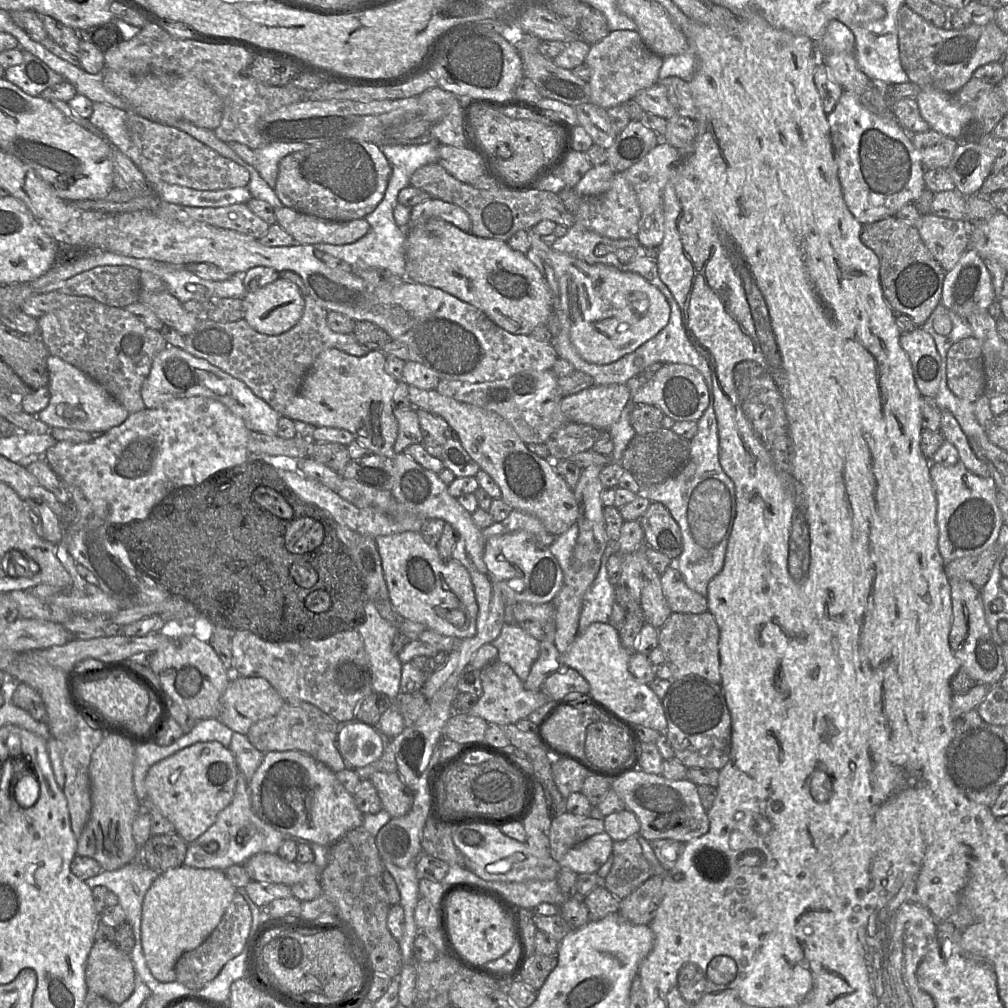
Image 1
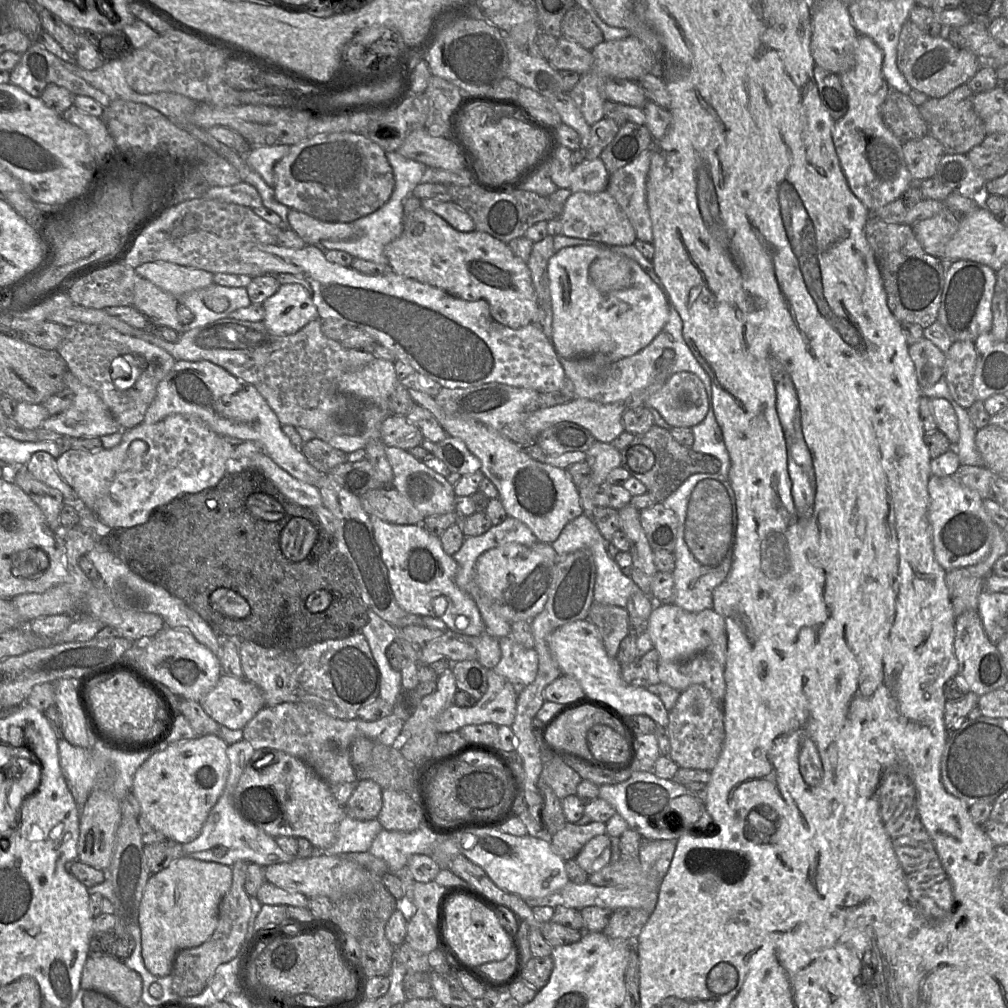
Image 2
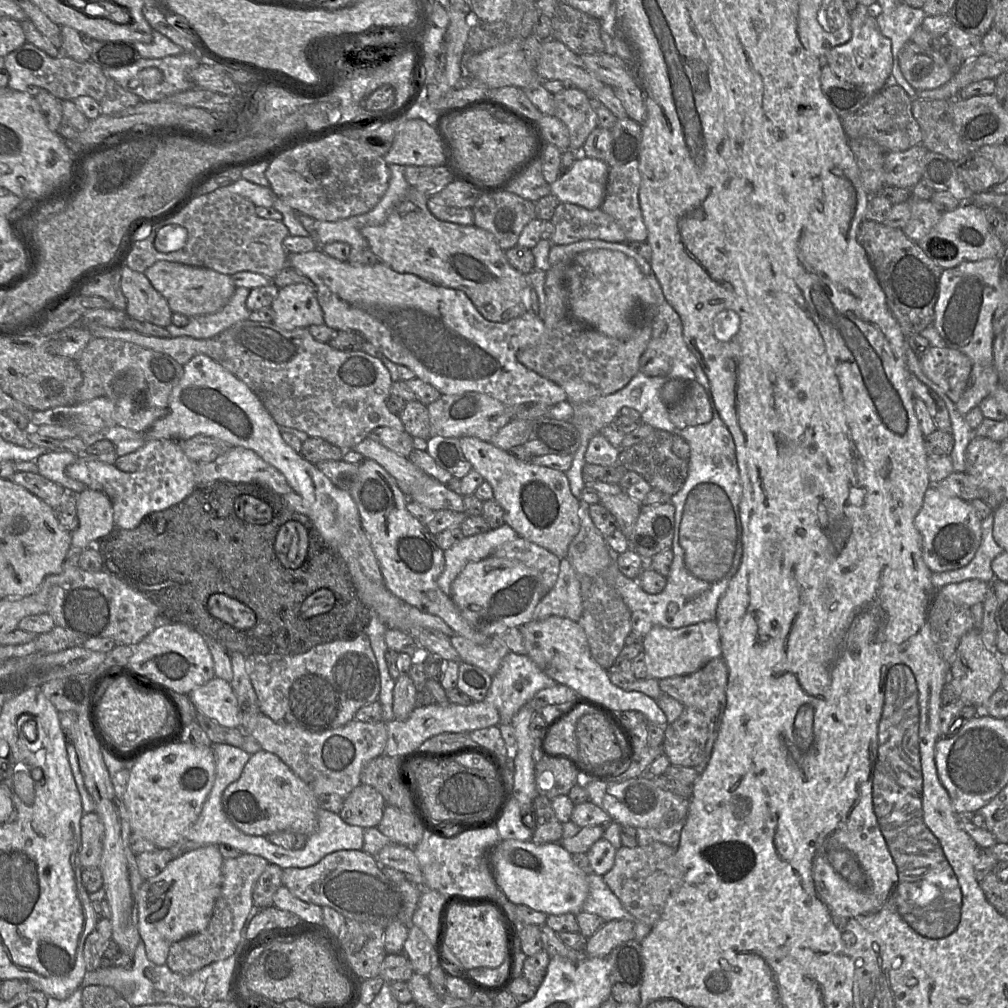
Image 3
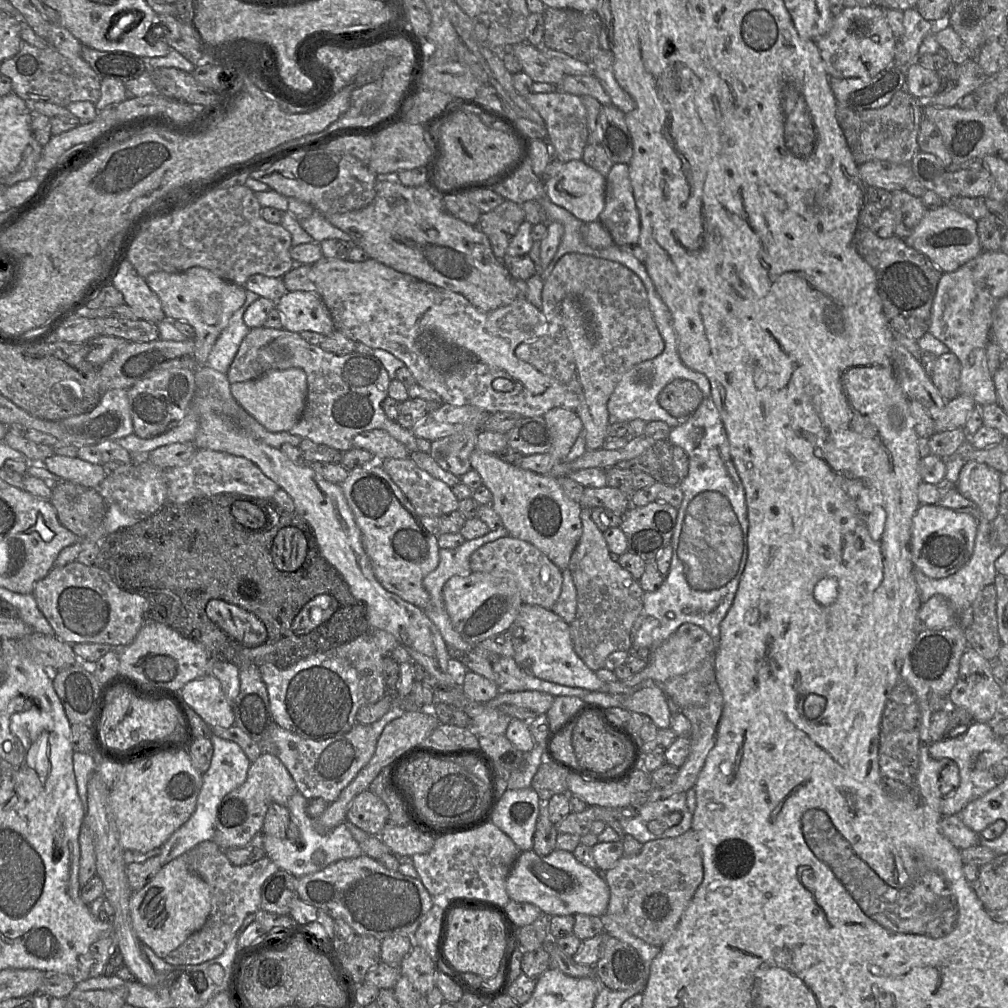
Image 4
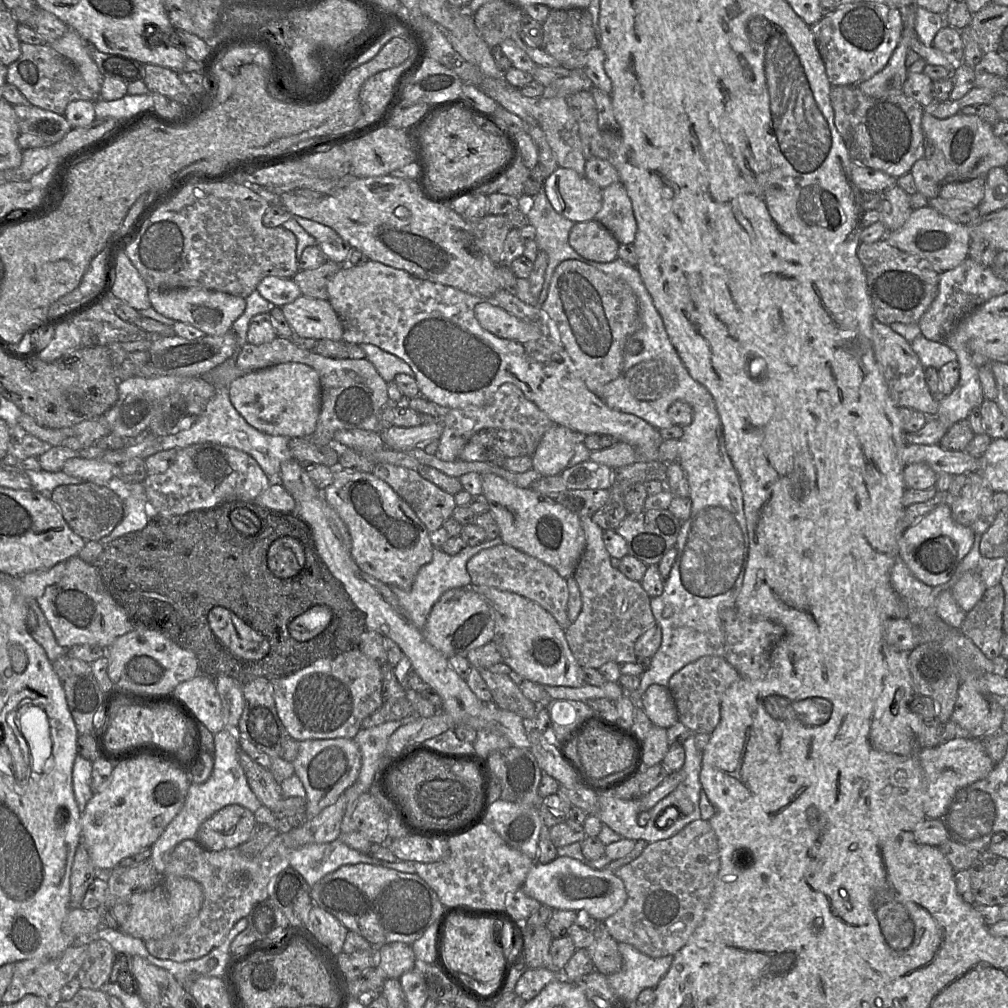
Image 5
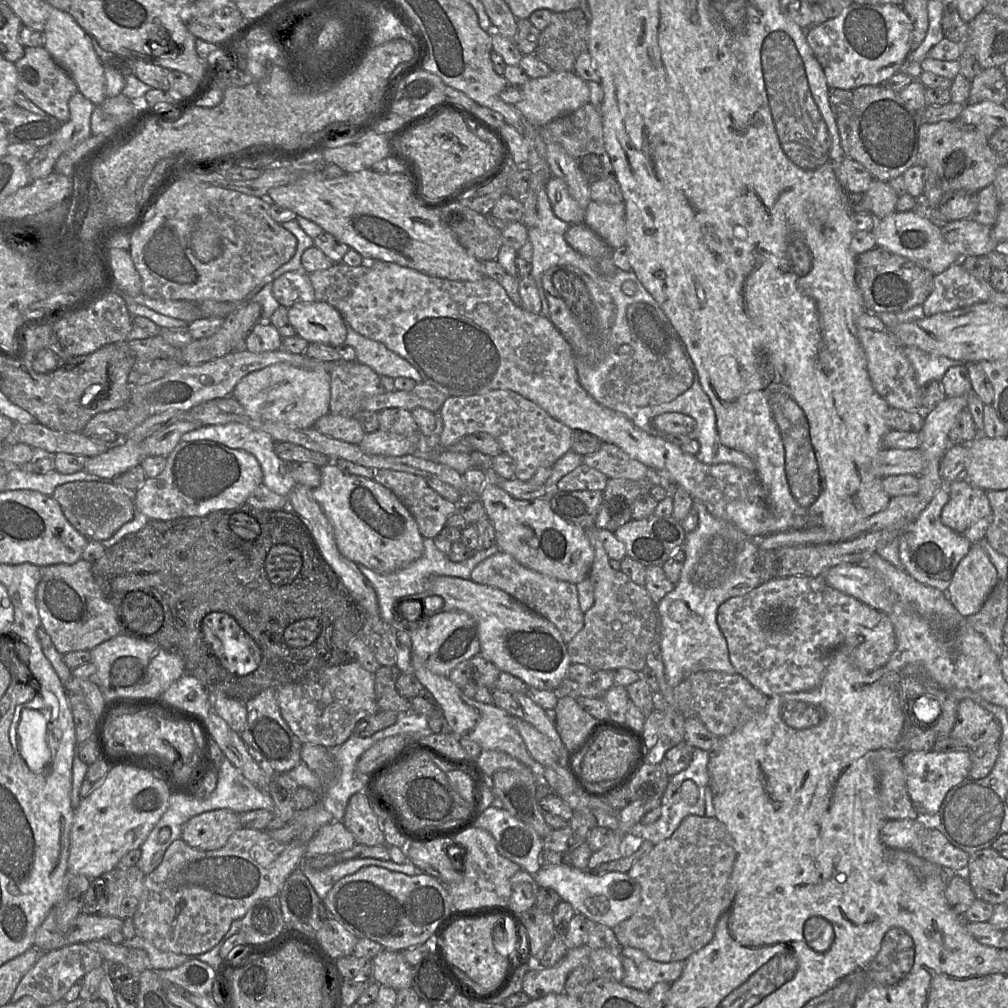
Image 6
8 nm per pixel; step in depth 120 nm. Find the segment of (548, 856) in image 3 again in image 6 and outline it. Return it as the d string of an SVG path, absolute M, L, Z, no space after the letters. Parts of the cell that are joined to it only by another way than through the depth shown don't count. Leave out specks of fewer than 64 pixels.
M558 865L541 867L533 877L539 887L555 890L561 900L572 905L576 913L610 928L630 917L641 901L639 884L624 872L592 874L590 870L580 870L572 865Z

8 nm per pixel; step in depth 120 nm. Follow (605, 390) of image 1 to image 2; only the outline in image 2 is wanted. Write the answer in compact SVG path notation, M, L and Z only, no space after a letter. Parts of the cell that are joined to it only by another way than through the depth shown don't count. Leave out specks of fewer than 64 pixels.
M575 398L568 403L537 409L527 419L526 427L530 434L537 437L540 432L556 423L572 422L587 429L596 441L611 443L624 431L622 415L626 410L624 402L602 404L584 398Z

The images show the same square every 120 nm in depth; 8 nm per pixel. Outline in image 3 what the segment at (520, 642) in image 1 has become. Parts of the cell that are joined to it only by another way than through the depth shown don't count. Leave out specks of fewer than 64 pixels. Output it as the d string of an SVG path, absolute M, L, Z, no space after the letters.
M512 651L502 659L484 701L494 706L500 716L500 724L510 724L519 709L526 705L533 696L544 688L557 682L546 675L528 655L518 655Z

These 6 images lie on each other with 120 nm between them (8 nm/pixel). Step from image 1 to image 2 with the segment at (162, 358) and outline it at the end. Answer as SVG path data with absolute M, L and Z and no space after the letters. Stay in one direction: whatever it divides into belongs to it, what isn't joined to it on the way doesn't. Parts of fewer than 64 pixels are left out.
M176 361L172 370L159 383L156 397L146 412L144 423L154 424L173 414L195 416L220 436L256 442L262 452L304 483L317 487L323 475L283 433L277 415L258 390L210 361Z

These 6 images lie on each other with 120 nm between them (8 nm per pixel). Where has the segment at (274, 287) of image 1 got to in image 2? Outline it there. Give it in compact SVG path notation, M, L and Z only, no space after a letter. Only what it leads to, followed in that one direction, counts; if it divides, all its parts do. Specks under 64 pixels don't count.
M297 283L282 284L278 291L262 304L265 316L262 323L273 334L287 336L301 330L309 322L319 318L311 293Z

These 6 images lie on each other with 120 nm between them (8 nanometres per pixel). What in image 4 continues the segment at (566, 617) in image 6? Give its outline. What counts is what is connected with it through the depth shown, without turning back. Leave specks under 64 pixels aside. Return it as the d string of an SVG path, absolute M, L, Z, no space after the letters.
M511 536L499 538L475 550L470 556L470 569L507 580L510 586L516 587L523 604L552 610L561 593L562 571L534 545Z

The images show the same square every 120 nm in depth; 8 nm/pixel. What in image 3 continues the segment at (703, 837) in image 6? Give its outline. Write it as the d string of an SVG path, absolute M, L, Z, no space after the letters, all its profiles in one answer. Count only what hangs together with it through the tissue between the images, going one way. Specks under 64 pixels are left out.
M661 842L634 848L621 846L616 851L613 867L603 875L603 880L634 921L653 927L660 919L667 899L683 884L683 866L678 850Z

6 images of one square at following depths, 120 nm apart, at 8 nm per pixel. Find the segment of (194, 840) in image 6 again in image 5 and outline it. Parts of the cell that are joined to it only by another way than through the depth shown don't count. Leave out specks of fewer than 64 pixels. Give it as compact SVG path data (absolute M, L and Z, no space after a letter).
M228 805L201 824L195 840L209 851L238 848L249 840L256 824L253 812Z

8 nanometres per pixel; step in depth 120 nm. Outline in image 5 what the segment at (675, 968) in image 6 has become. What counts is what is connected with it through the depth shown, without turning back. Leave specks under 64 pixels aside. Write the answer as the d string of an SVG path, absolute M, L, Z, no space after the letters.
M620 942L624 965L620 972L607 976L614 992L627 1001L636 1001L640 992L655 988L668 972L673 956L649 957L630 944Z

